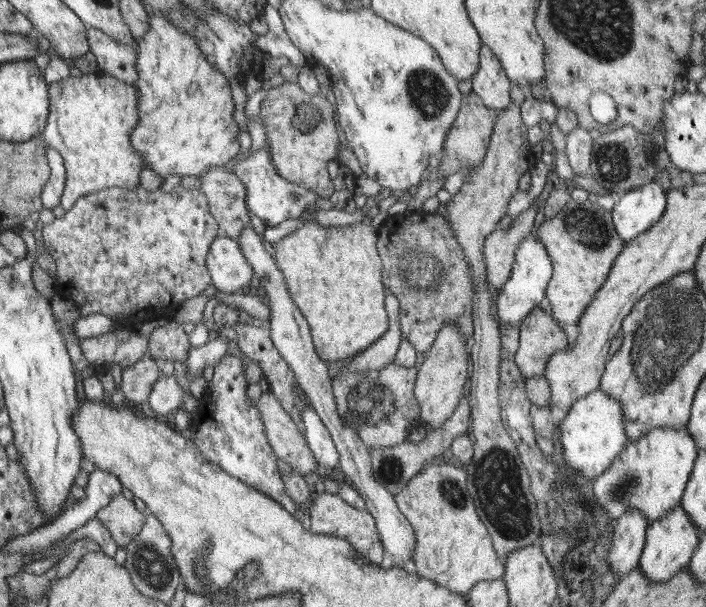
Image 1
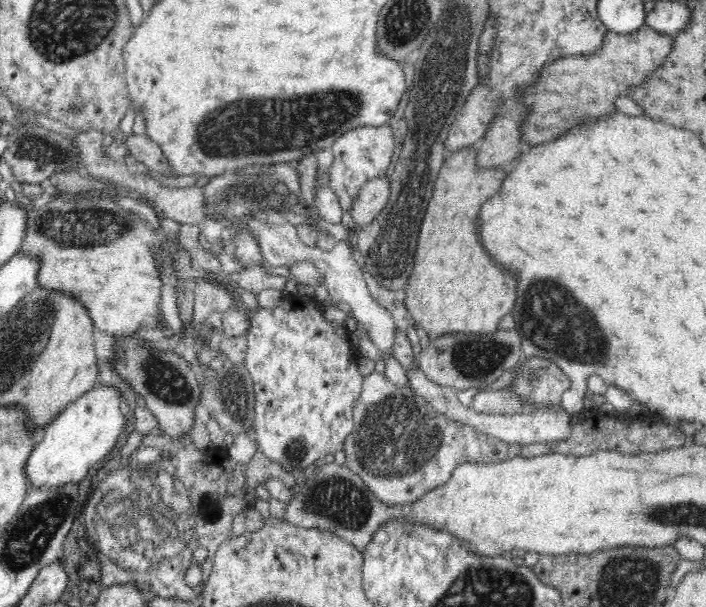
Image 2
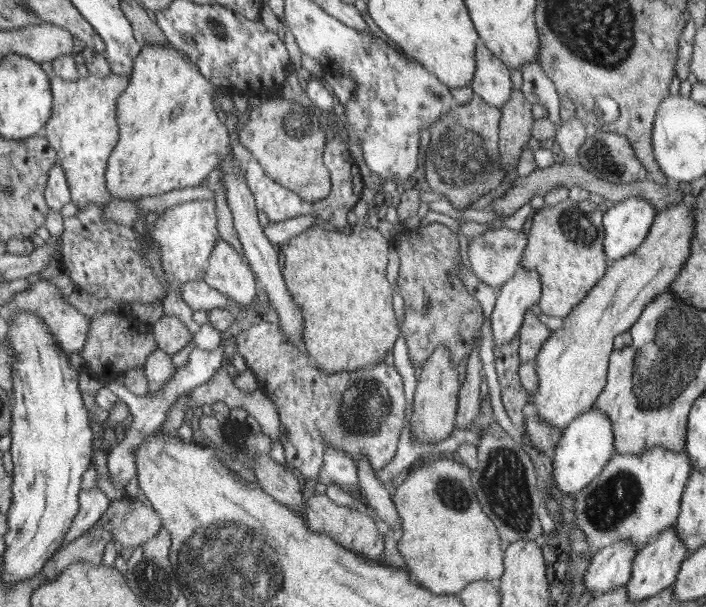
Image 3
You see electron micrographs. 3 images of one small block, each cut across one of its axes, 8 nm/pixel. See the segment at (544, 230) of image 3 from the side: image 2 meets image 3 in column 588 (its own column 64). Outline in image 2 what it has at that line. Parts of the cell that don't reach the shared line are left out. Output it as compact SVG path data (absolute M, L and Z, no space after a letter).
M52 198L48 202L39 202L28 208L28 212L24 242L20 244L18 252L36 257L36 262L40 265L40 270L36 274L37 286L47 291L60 291L76 297L76 300L88 309L92 324L113 336L136 334L138 330L158 328L162 322L162 280L154 254L158 248L159 252L162 252L164 246L164 235L161 235L159 230L156 231L138 214L133 214L108 198L82 201Z

